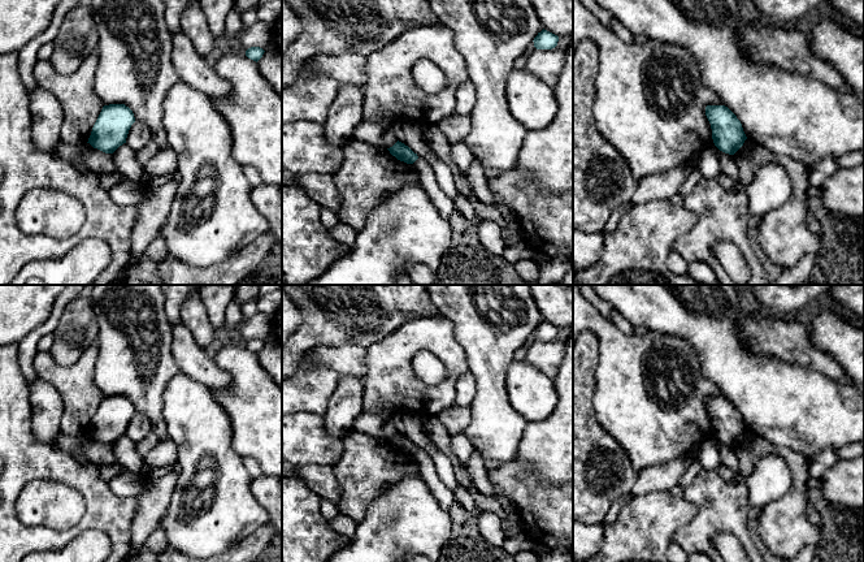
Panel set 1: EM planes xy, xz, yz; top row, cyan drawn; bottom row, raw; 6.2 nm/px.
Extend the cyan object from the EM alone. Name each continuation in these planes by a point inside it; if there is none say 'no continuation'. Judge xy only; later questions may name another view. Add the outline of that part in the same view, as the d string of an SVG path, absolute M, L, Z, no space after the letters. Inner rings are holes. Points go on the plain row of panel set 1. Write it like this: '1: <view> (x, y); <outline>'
no continuation

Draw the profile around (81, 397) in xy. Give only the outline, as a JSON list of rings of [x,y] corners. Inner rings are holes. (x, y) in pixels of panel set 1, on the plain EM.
[[[91,345],[71,366],[56,363],[49,351],[38,351],[35,355],[38,379],[51,384],[61,395],[64,412],[60,432],[65,435],[87,435],[104,398],[94,381],[97,351],[97,345]]]

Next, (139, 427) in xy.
[[[135,411],[135,414],[131,416],[129,422],[126,436],[135,444],[139,444],[152,431],[153,431],[153,423],[151,422],[151,419],[143,412]]]

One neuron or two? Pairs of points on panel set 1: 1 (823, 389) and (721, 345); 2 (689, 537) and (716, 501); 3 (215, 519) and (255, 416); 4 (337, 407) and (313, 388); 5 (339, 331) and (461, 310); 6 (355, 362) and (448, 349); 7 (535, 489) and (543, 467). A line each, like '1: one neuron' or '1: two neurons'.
1: one neuron
2: one neuron
3: two neurons
4: two neurons
5: two neurons
6: two neurons
7: two neurons

